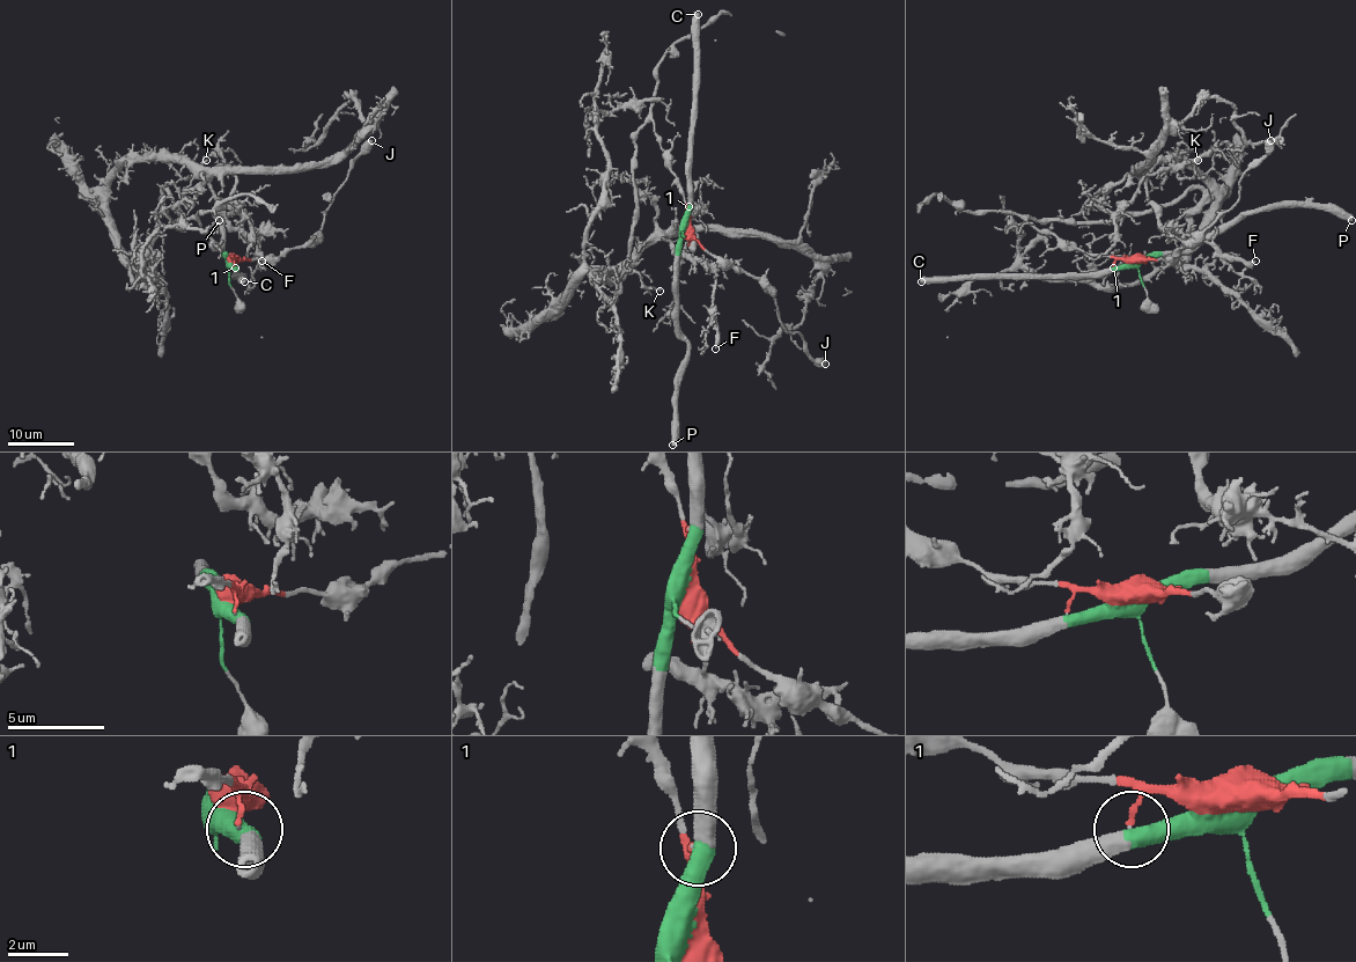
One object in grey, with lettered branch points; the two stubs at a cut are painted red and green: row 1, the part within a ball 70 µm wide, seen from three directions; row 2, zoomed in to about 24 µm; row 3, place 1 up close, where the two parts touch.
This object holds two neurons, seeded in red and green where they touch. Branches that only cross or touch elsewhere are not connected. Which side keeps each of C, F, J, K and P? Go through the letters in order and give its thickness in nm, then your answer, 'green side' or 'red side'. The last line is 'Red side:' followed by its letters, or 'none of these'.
C: 600 nm | green side
F: 280 nm | red side
J: 650 nm | red side
K: 200 nm | red side
P: 600 nm | green side
Red side: F, J, K

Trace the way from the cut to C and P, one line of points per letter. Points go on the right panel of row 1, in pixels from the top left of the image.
C: (1136, 261), (1088, 273), (927, 277), (920, 283)
P: (1136, 261), (1193, 252), (1250, 212), (1318, 207), (1351, 220)

